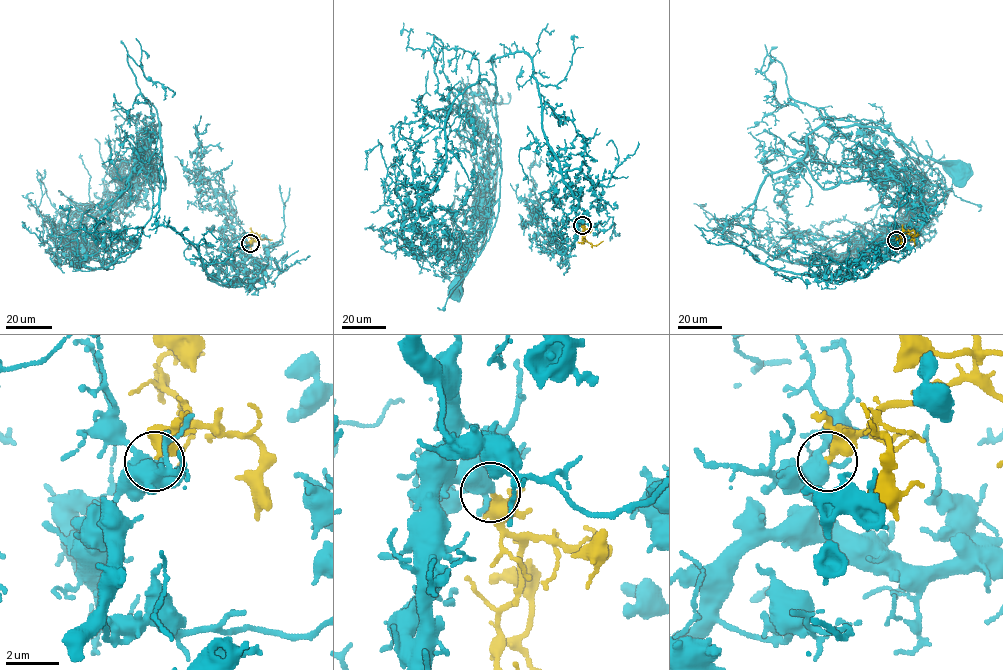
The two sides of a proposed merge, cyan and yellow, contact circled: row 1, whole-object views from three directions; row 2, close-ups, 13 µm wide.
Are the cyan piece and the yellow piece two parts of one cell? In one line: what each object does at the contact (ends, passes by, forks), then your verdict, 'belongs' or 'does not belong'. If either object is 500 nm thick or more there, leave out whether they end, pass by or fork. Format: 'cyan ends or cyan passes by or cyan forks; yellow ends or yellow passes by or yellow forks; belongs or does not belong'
cyan passes by; yellow ends; belongs

